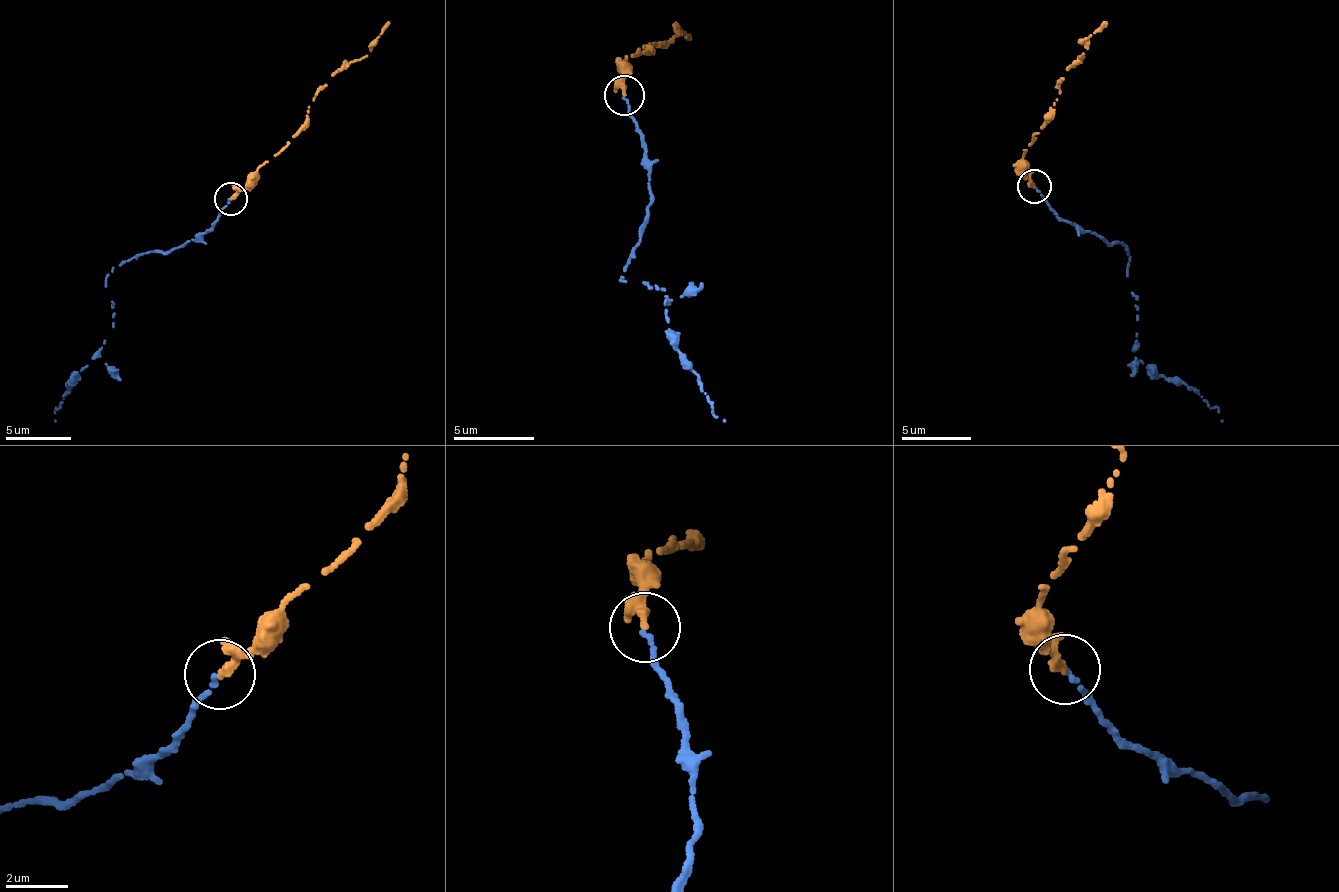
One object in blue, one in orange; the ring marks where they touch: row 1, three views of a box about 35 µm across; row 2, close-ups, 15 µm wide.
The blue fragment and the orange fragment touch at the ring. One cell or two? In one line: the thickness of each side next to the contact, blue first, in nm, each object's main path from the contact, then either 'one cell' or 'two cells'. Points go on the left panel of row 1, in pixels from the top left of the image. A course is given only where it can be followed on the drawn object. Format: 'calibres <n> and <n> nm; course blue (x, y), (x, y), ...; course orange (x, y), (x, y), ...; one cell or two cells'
calibres 140 and 280 nm; course blue (229, 197), (210, 228), (114, 268), (105, 288), (115, 323), (65, 382), (55, 420); course orange (231, 197), (248, 185), (306, 121), (318, 90), (339, 70), (364, 59), (388, 21); one cell

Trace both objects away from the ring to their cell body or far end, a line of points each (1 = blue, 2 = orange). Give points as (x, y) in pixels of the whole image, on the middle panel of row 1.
1: (623, 98), (641, 137), (650, 200), (623, 278), (663, 287), (680, 363), (697, 375), (713, 413), (725, 422)
2: (623, 94), (626, 57), (679, 37), (683, 30), (689, 39)

